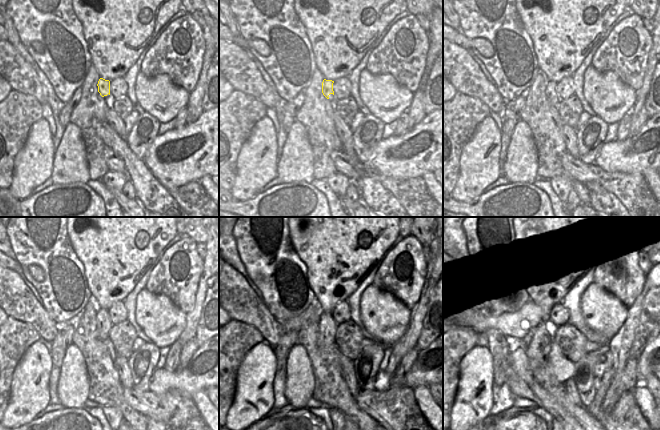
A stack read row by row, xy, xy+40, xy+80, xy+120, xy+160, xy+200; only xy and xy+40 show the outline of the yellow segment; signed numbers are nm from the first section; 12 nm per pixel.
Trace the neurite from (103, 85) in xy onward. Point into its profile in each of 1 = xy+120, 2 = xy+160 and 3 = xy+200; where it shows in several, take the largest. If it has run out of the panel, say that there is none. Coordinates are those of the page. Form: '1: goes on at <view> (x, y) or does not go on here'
1: goes on at xy+120 (102, 314)
2: goes on at xy+160 (325, 316)
3: goes on at xy+200 (536, 350)

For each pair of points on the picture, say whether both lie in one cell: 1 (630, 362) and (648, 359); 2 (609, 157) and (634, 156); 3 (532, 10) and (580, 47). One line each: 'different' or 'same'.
1: different
2: same
3: same

